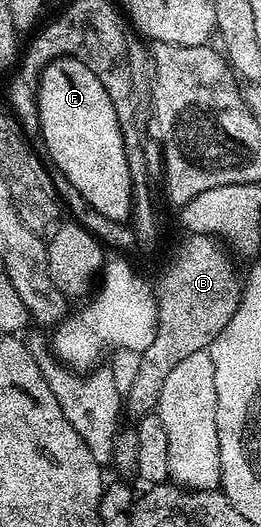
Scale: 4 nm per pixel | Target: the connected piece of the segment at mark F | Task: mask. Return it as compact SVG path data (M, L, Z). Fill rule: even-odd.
M61 56L41 72L37 82L37 126L39 140L40 143L45 143L47 156L49 151L48 159L59 166L59 170L63 170L67 178L71 178L71 186L75 186L75 190L79 190L79 194L87 198L90 206L99 210L103 218L128 221L133 210L133 183L127 170L127 154L119 118L107 90L103 90L103 82L99 82L90 68L74 56Z

